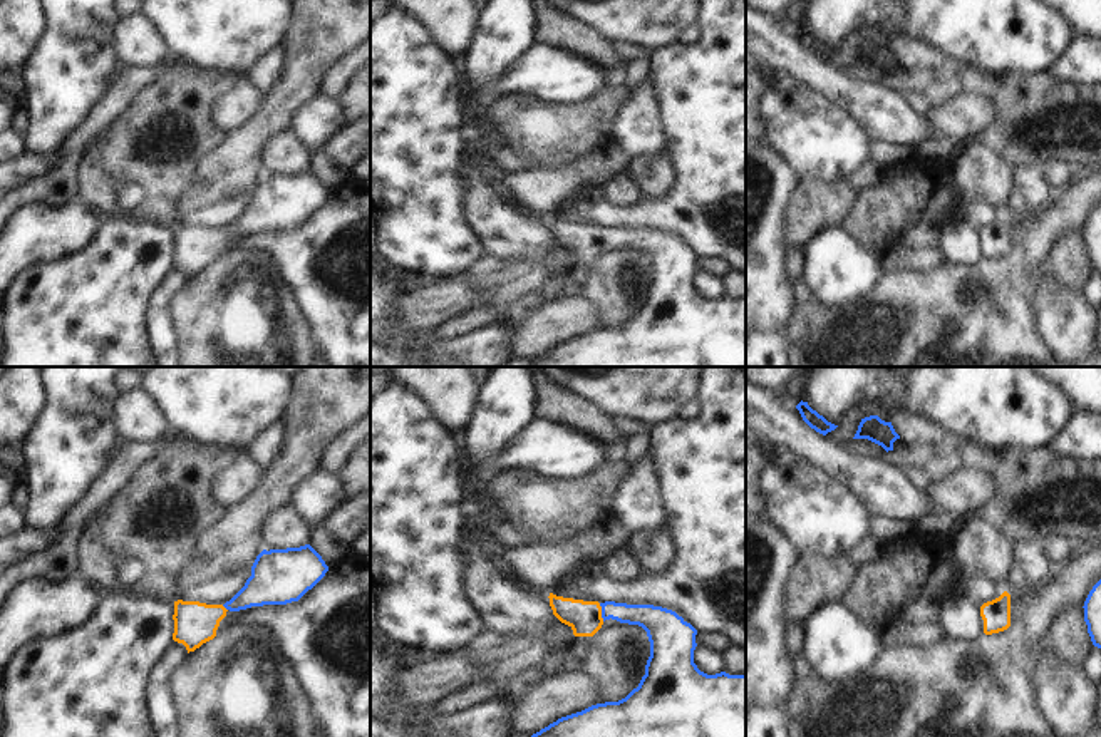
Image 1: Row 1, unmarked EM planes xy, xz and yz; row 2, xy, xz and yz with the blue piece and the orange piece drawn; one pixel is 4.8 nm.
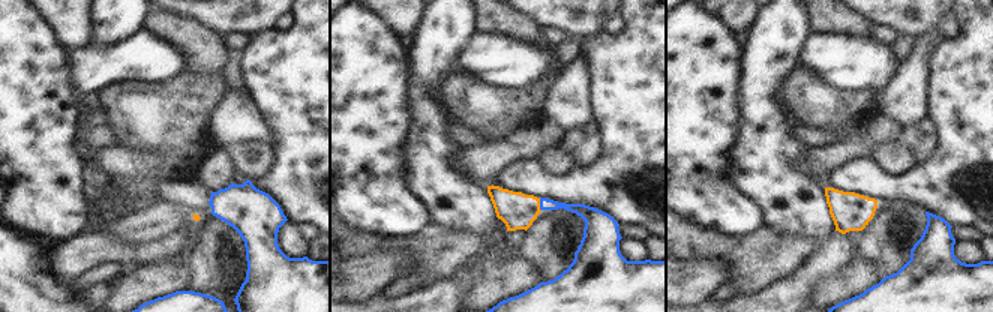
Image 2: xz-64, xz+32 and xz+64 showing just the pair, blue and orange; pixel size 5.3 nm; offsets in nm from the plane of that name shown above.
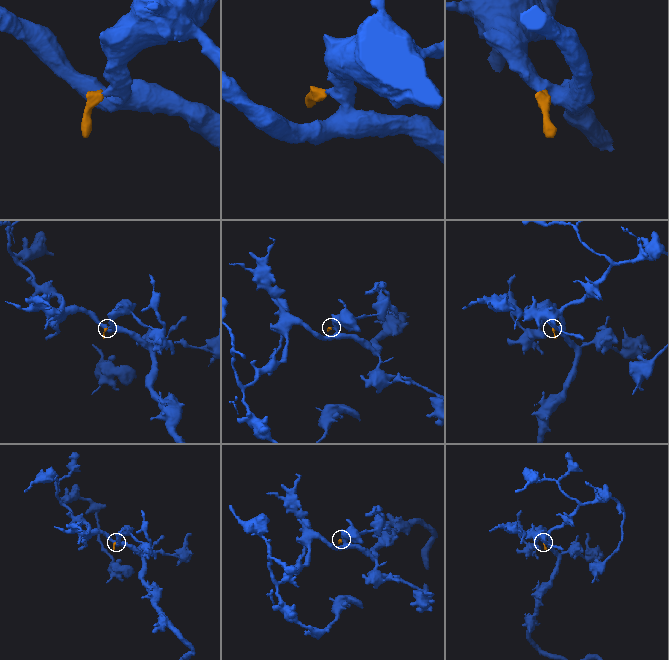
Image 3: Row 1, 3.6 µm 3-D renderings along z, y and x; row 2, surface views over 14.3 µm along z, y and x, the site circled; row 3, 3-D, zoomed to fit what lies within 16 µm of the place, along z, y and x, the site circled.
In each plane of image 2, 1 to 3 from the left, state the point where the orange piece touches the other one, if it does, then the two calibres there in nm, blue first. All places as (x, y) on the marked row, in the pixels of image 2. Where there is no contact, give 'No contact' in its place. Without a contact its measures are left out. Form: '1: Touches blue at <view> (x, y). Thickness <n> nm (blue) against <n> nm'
1: No contact
2: Touches blue at xz+32 (540, 204). Thickness 80 nm (blue) against 190 nm
3: No contact

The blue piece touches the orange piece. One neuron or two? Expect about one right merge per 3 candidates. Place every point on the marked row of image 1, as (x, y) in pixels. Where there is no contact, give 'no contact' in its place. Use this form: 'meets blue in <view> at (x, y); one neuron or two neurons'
meets blue in xz at (602, 612); one neuron

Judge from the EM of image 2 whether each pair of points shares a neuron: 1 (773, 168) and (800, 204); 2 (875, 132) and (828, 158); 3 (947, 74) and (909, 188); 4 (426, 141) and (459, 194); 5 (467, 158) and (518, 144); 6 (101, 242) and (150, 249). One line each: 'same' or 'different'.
1: same
2: same
3: same
4: same
5: same
6: same

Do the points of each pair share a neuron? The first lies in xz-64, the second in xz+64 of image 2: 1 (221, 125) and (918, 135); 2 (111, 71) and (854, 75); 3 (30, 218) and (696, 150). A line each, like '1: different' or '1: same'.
1: different
2: same
3: same

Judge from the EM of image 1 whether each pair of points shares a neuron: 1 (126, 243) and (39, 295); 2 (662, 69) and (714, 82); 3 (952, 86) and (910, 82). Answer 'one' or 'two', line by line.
1: one
2: one
3: one

